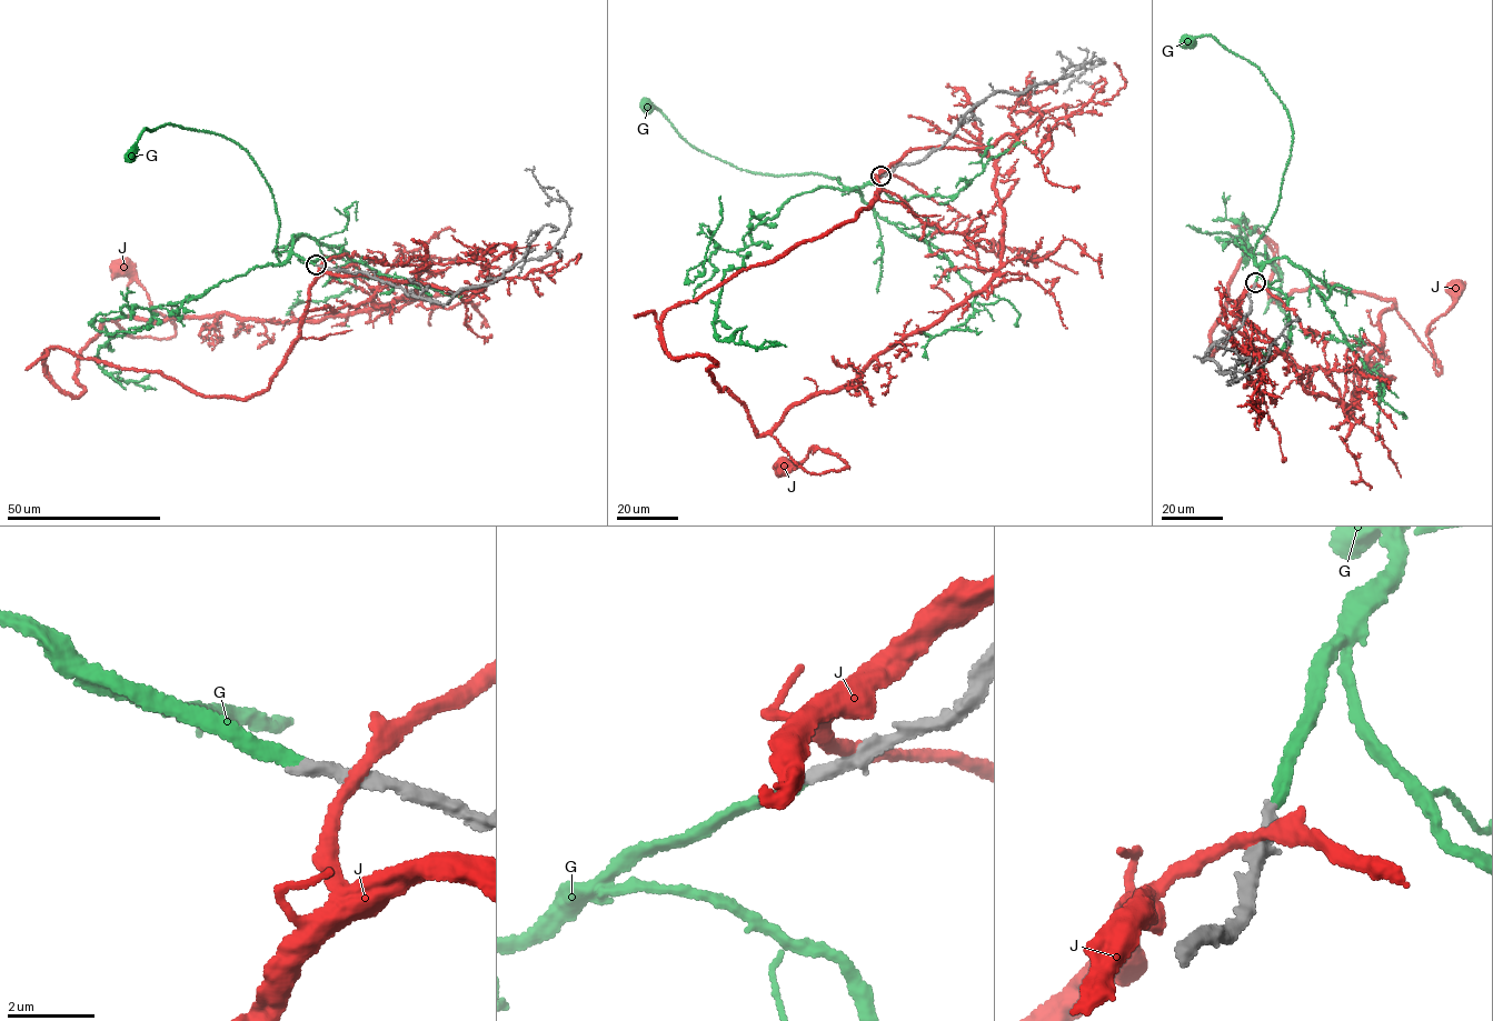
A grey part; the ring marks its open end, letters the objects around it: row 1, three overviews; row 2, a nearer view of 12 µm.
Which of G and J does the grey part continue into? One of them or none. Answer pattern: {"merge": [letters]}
{"merge": ["G"]}

